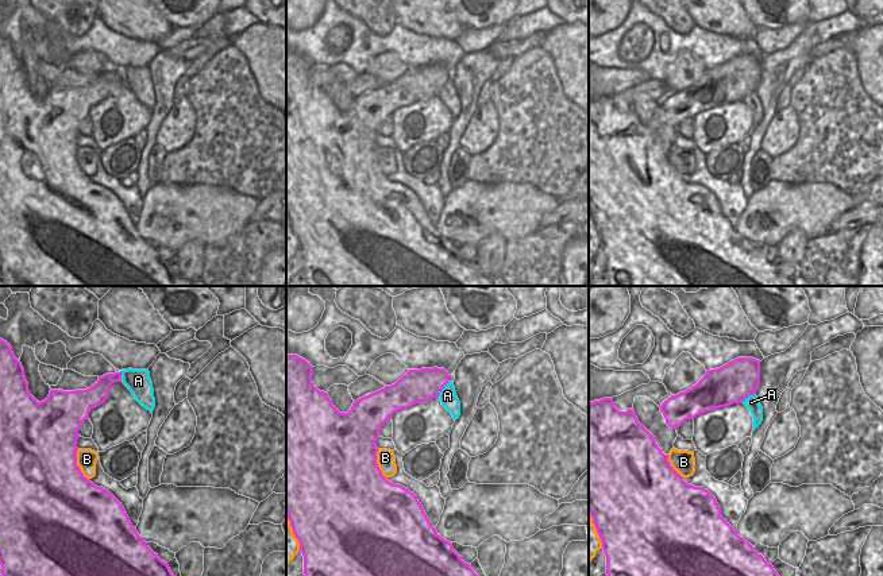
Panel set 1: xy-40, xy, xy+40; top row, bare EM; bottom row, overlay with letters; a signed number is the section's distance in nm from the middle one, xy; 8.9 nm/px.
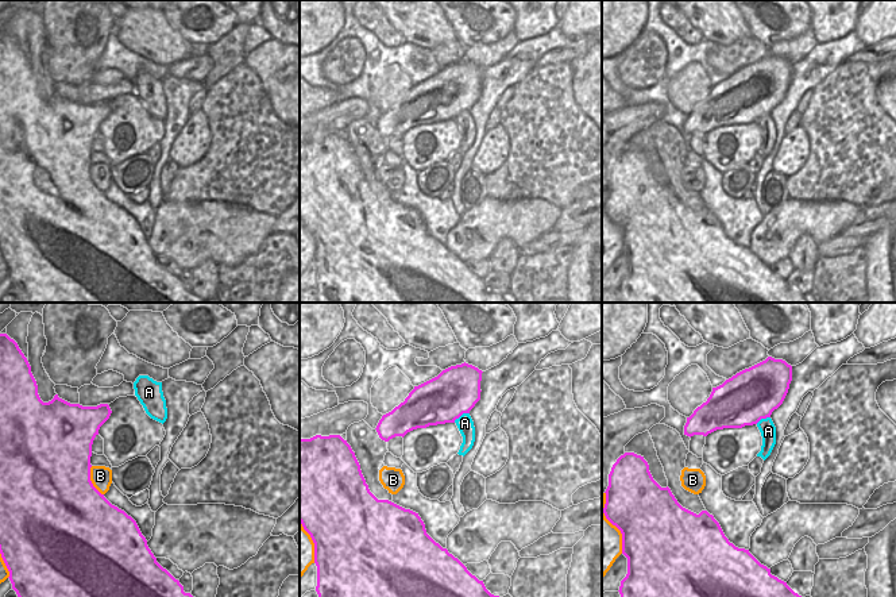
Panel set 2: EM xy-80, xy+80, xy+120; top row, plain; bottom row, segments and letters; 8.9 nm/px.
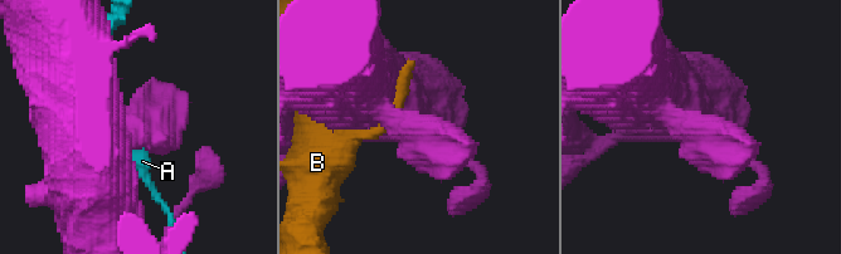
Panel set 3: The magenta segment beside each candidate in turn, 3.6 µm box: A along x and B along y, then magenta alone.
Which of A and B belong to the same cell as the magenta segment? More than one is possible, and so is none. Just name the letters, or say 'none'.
none

